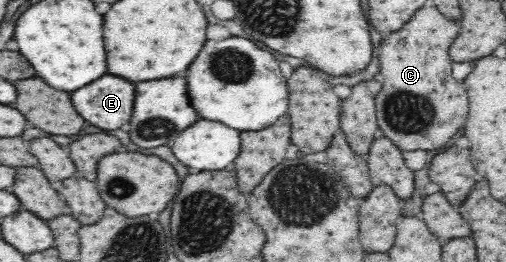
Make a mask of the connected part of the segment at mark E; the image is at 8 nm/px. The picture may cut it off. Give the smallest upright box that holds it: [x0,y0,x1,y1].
[73,75,135,129]

